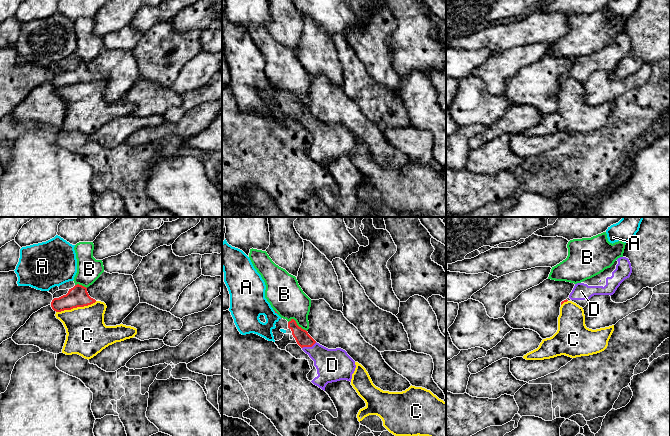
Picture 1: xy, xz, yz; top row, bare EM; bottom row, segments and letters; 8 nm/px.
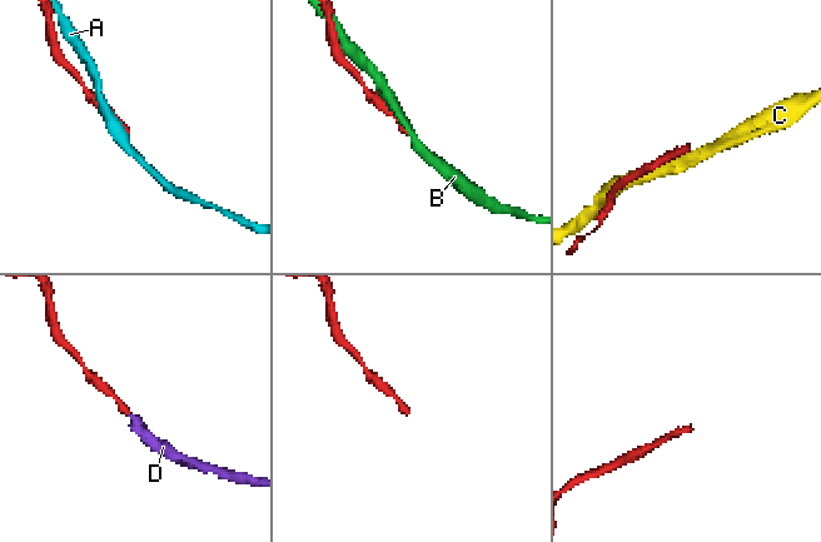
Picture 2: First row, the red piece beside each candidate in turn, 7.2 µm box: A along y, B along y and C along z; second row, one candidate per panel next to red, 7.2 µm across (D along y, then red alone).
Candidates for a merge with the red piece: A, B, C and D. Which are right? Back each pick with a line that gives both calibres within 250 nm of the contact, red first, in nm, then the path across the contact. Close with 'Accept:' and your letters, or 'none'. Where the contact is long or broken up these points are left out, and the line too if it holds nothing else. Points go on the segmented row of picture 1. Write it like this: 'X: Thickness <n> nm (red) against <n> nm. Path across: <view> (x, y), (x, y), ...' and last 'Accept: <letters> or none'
D: Thickness 120 nm (red) against 260 nm
Accept: D

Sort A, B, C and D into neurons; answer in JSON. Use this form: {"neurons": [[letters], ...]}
{"neurons": [["A"], ["B"], ["C"], ["D"]]}

